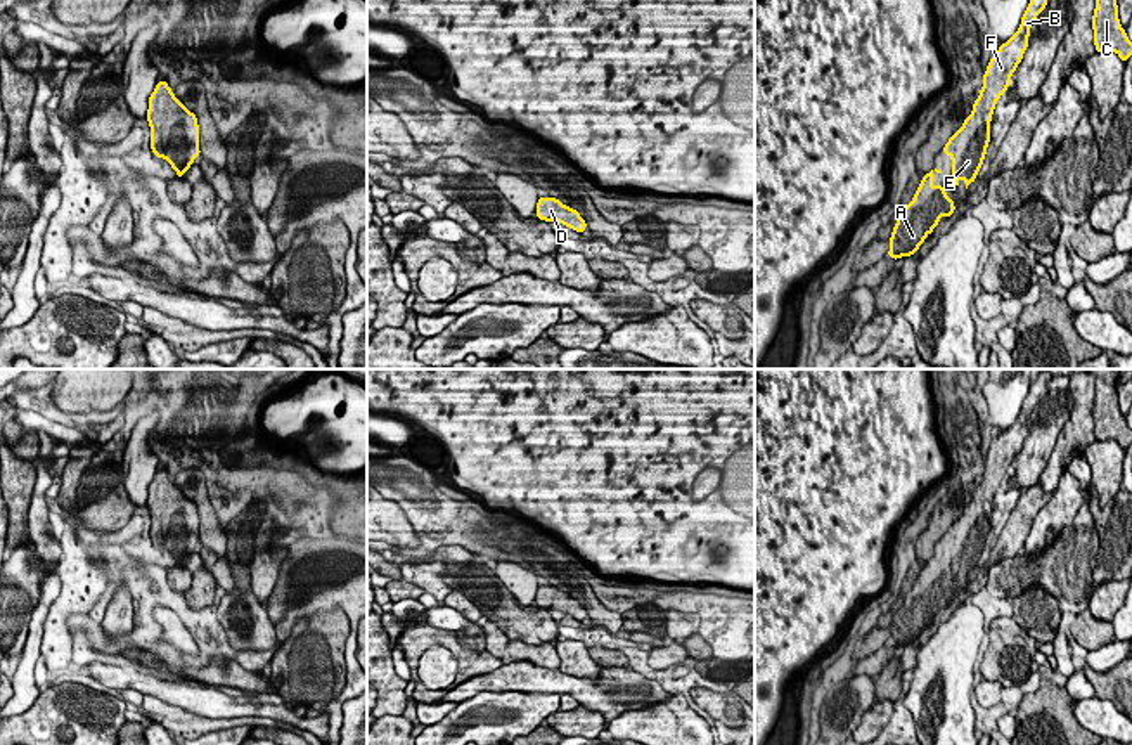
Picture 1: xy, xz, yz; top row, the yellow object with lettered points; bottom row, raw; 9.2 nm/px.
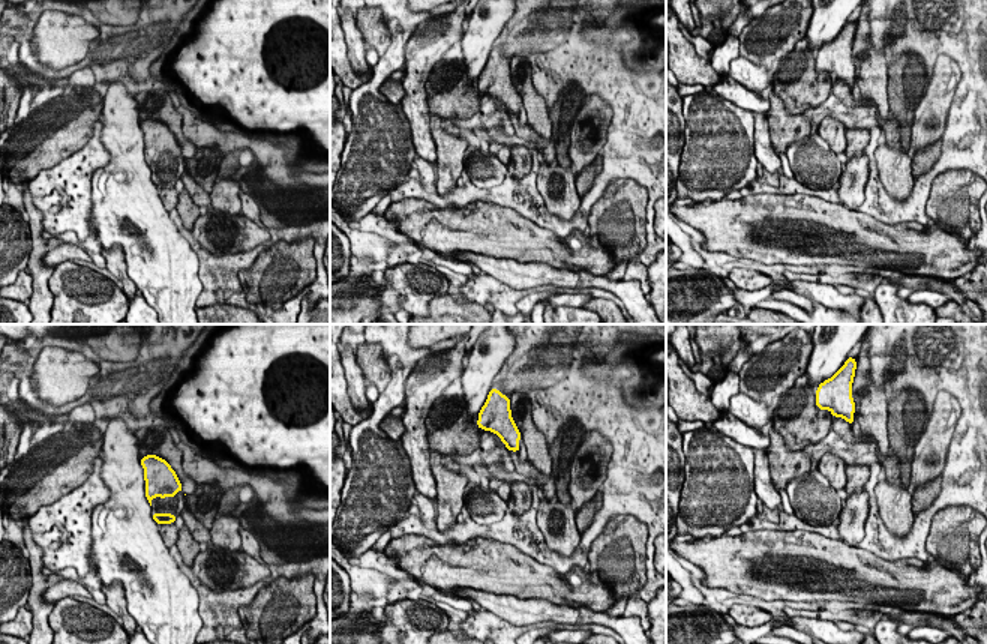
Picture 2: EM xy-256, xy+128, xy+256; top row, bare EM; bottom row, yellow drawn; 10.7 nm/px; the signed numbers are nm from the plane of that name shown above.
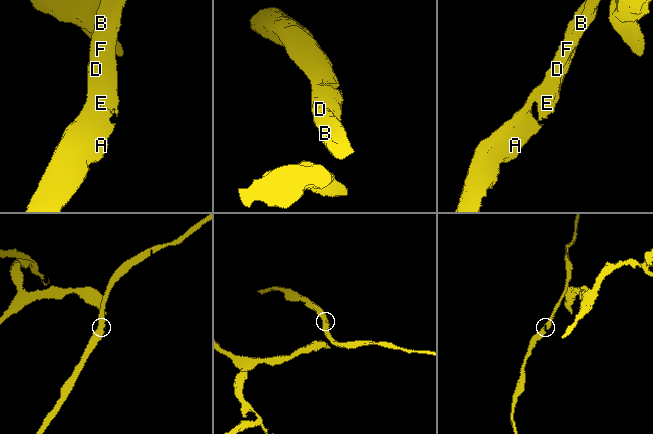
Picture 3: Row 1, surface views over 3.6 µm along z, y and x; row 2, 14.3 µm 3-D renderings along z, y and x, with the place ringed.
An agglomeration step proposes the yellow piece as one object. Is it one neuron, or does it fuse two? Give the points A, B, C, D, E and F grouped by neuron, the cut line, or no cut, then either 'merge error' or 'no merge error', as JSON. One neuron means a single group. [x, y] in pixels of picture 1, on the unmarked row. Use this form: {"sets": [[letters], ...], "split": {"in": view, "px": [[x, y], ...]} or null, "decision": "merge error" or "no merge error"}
{"sets": [["A", "B", "C", "D", "E", "F"]], "split": null, "decision": "no merge error"}

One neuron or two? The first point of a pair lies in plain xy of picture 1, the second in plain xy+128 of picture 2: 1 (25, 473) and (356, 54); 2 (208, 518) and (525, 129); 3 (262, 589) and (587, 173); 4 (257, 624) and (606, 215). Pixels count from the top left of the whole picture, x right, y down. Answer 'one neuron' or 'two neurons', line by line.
1: one neuron
2: two neurons
3: two neurons
4: two neurons

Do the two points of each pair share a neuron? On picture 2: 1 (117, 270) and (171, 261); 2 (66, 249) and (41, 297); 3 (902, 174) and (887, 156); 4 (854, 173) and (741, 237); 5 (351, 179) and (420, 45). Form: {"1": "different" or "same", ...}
{"1": "different", "2": "different", "3": "same", "4": "different", "5": "different"}

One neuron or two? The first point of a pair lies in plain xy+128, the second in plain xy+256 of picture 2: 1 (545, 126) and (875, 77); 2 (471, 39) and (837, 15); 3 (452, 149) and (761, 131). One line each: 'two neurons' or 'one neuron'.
1: one neuron
2: one neuron
3: two neurons

